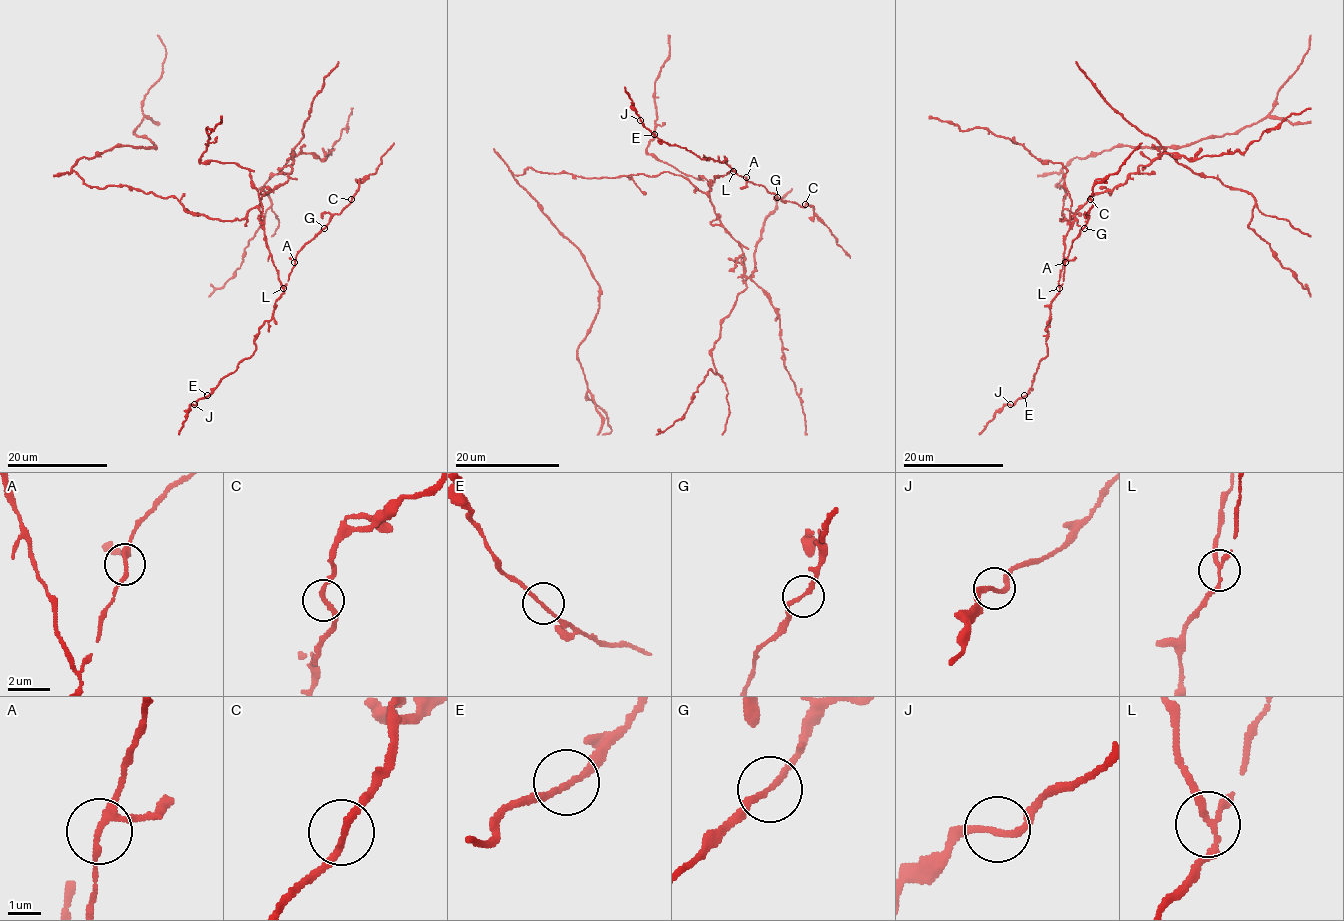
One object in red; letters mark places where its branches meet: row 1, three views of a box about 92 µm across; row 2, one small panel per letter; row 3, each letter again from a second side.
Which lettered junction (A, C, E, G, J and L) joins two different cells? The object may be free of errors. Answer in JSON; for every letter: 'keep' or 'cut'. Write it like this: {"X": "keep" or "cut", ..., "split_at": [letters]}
{"A": "keep", "C": "keep", "E": "keep", "G": "keep", "J": "keep", "L": "cut", "split_at": ["L"]}

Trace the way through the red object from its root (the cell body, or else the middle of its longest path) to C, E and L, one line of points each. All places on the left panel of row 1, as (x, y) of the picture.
C: (176, 198), (186, 212), (222, 220), (242, 219), (256, 207), (266, 247), (284, 287), (296, 254), (351, 199)
E: (176, 198), (186, 212), (222, 220), (242, 219), (256, 207), (284, 289), (255, 352), (207, 395)
L: (176, 198), (186, 212), (222, 220), (242, 219), (256, 207), (266, 247), (282, 288)

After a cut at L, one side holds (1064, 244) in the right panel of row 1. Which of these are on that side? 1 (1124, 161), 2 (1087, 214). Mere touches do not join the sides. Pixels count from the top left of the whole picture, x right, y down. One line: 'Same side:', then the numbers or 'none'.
Same side: none

